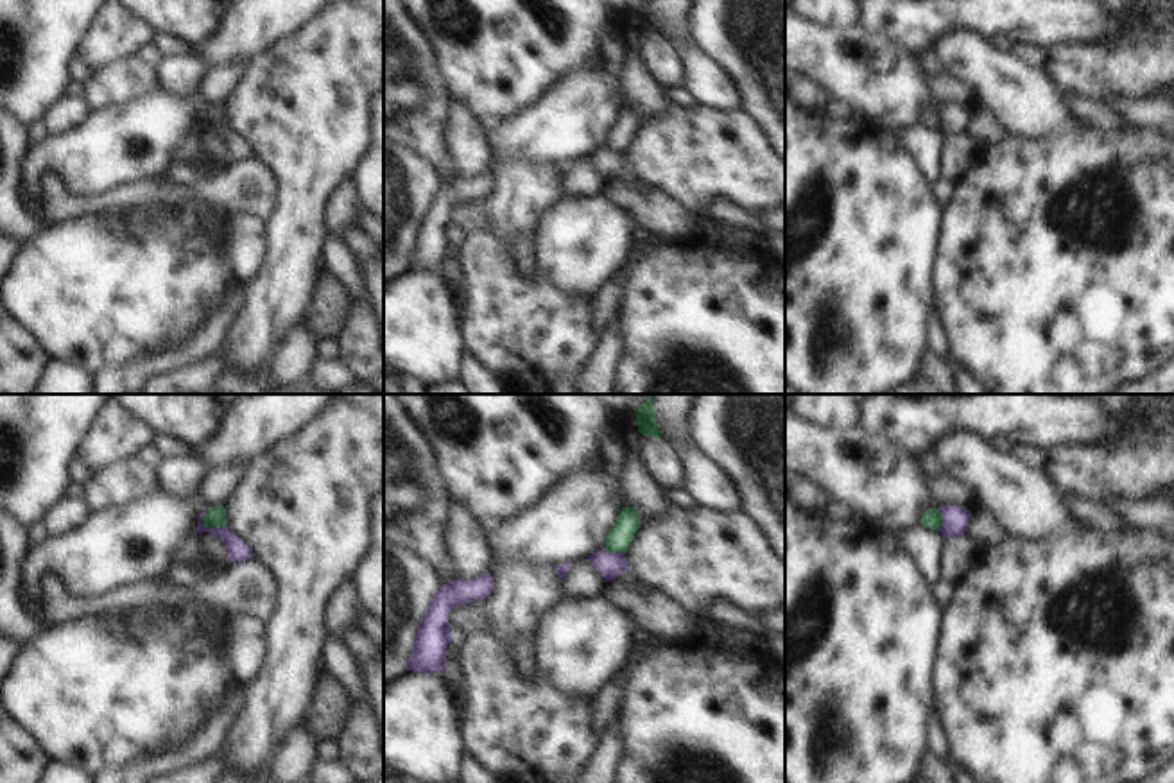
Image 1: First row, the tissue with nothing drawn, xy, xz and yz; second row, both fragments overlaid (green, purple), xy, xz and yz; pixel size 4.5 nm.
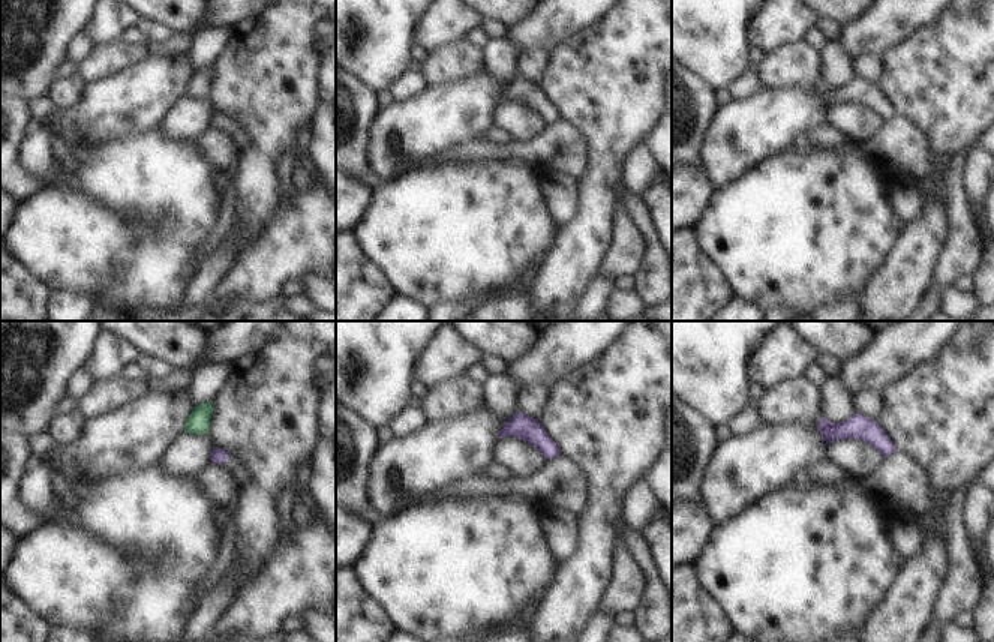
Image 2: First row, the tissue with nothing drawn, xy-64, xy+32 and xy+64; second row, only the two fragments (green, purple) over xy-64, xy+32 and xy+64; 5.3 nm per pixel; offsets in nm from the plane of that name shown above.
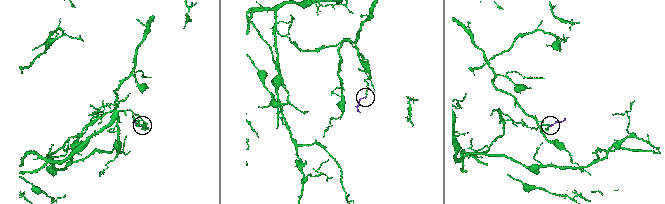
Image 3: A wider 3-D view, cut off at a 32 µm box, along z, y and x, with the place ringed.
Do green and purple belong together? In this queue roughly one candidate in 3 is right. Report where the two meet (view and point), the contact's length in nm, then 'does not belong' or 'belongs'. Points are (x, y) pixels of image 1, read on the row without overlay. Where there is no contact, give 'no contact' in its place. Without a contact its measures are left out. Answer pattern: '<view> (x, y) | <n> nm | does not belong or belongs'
xy (214, 124) | 130 nm | does not belong

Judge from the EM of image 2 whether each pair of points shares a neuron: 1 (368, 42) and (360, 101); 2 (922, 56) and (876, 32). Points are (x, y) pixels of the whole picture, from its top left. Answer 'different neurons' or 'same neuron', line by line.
1: different neurons
2: different neurons

